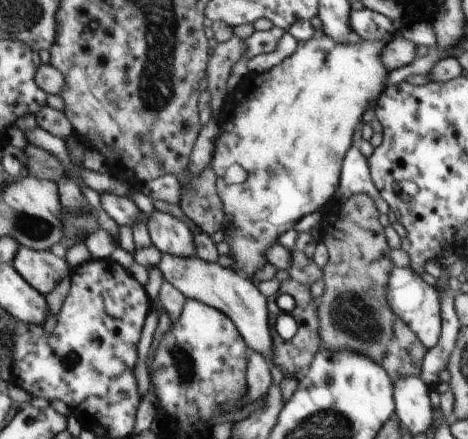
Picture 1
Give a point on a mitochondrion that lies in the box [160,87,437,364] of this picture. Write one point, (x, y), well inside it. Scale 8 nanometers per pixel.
(356, 319)

